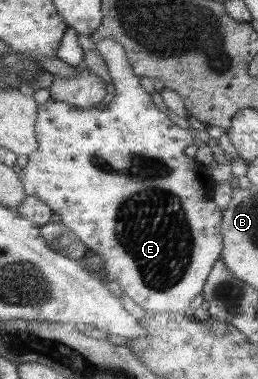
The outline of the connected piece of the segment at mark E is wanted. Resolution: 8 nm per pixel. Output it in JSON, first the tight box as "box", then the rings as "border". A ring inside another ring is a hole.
{"box":[18,36,222,313],"border":[[[107,36],[96,43],[96,49],[100,57],[104,60],[107,71],[115,87],[113,99],[104,111],[100,110],[78,110],[65,102],[55,102],[48,99],[44,104],[38,105],[37,119],[35,119],[36,139],[38,140],[37,152],[28,156],[28,163],[18,171],[18,178],[25,188],[26,195],[36,197],[42,201],[52,213],[59,215],[60,224],[70,229],[84,244],[89,251],[99,254],[106,263],[106,275],[111,282],[119,285],[123,294],[127,295],[135,305],[138,305],[148,313],[175,313],[184,311],[189,307],[195,295],[201,293],[205,278],[213,265],[213,262],[221,255],[222,235],[221,222],[222,212],[213,205],[211,201],[212,187],[214,180],[209,177],[205,169],[199,169],[196,161],[191,161],[189,157],[183,155],[183,149],[191,145],[191,135],[189,130],[181,129],[173,125],[149,99],[149,95],[139,87],[139,79],[134,74],[124,47],[113,37]]]}

